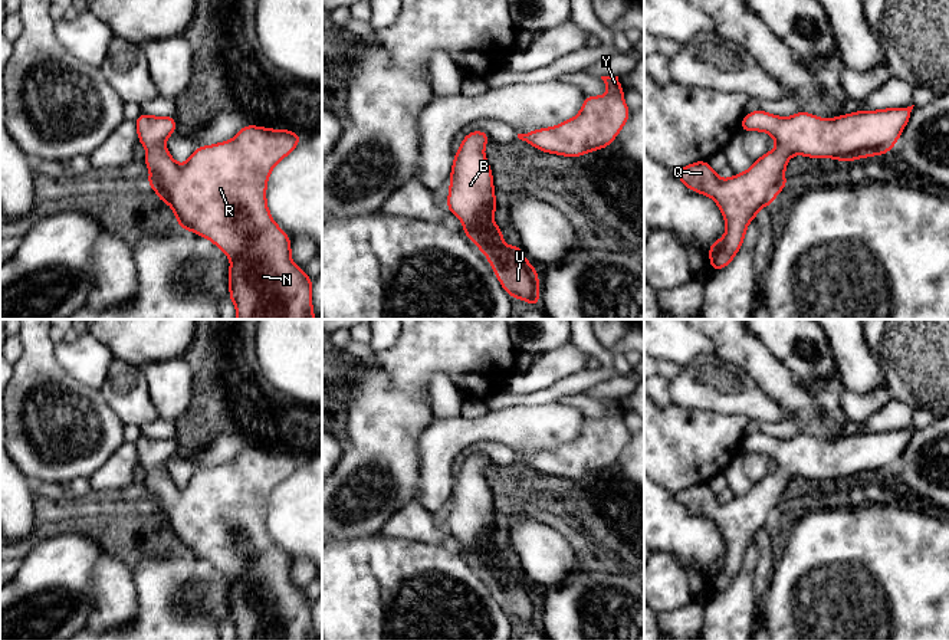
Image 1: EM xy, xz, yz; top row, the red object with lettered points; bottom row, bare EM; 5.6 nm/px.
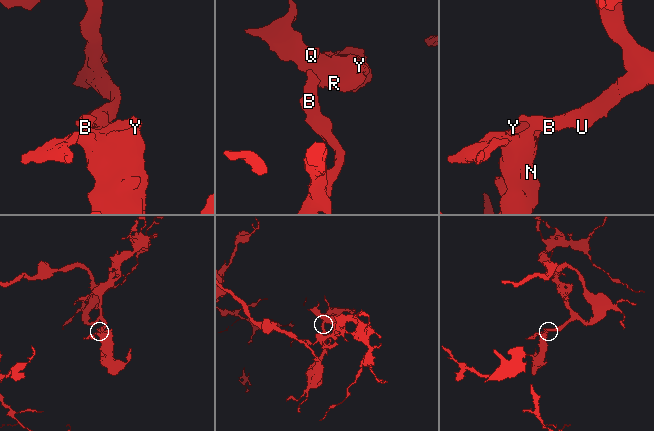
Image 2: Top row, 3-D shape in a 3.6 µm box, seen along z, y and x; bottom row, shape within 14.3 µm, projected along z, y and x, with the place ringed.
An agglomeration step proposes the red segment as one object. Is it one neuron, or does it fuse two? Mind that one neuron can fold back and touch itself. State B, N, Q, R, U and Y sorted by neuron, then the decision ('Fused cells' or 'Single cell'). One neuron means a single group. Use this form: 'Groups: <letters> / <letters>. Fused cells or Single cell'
Groups: B N Q R U Y. Single cell

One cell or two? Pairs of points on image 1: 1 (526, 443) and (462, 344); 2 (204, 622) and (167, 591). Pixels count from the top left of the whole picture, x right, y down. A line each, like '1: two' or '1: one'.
1: two
2: one

